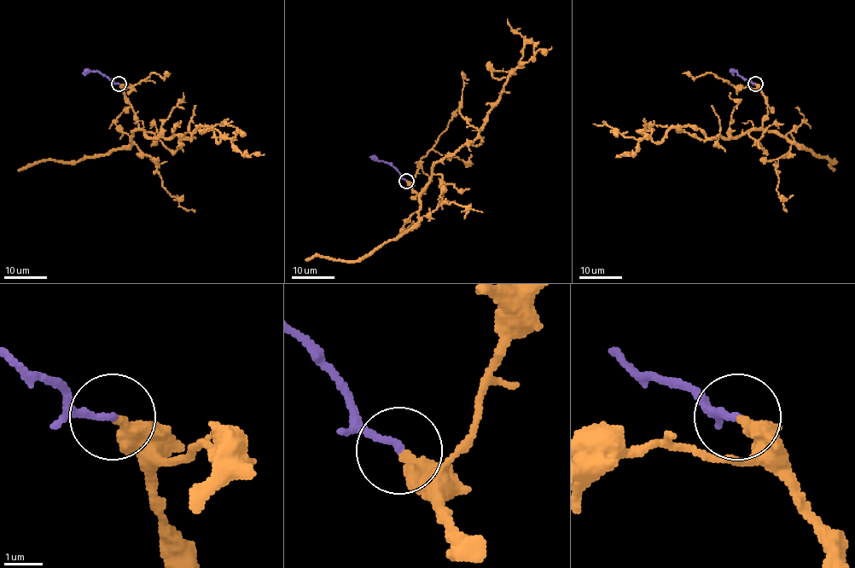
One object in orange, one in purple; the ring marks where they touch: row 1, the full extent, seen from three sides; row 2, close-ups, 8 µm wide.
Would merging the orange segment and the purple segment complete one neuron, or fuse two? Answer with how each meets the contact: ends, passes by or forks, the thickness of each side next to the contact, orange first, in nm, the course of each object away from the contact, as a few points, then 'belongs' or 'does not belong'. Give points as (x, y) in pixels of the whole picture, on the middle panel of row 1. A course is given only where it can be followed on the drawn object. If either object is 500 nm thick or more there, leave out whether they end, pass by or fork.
orange ends | purple ends | 400/180 nm | orange via (406, 181), (422, 193), (437, 161), (469, 144), (485, 125), (488, 111), (522, 56), (523, 37), (507, 19) | purple via (406, 181), (385, 161), (369, 157) | belongs

